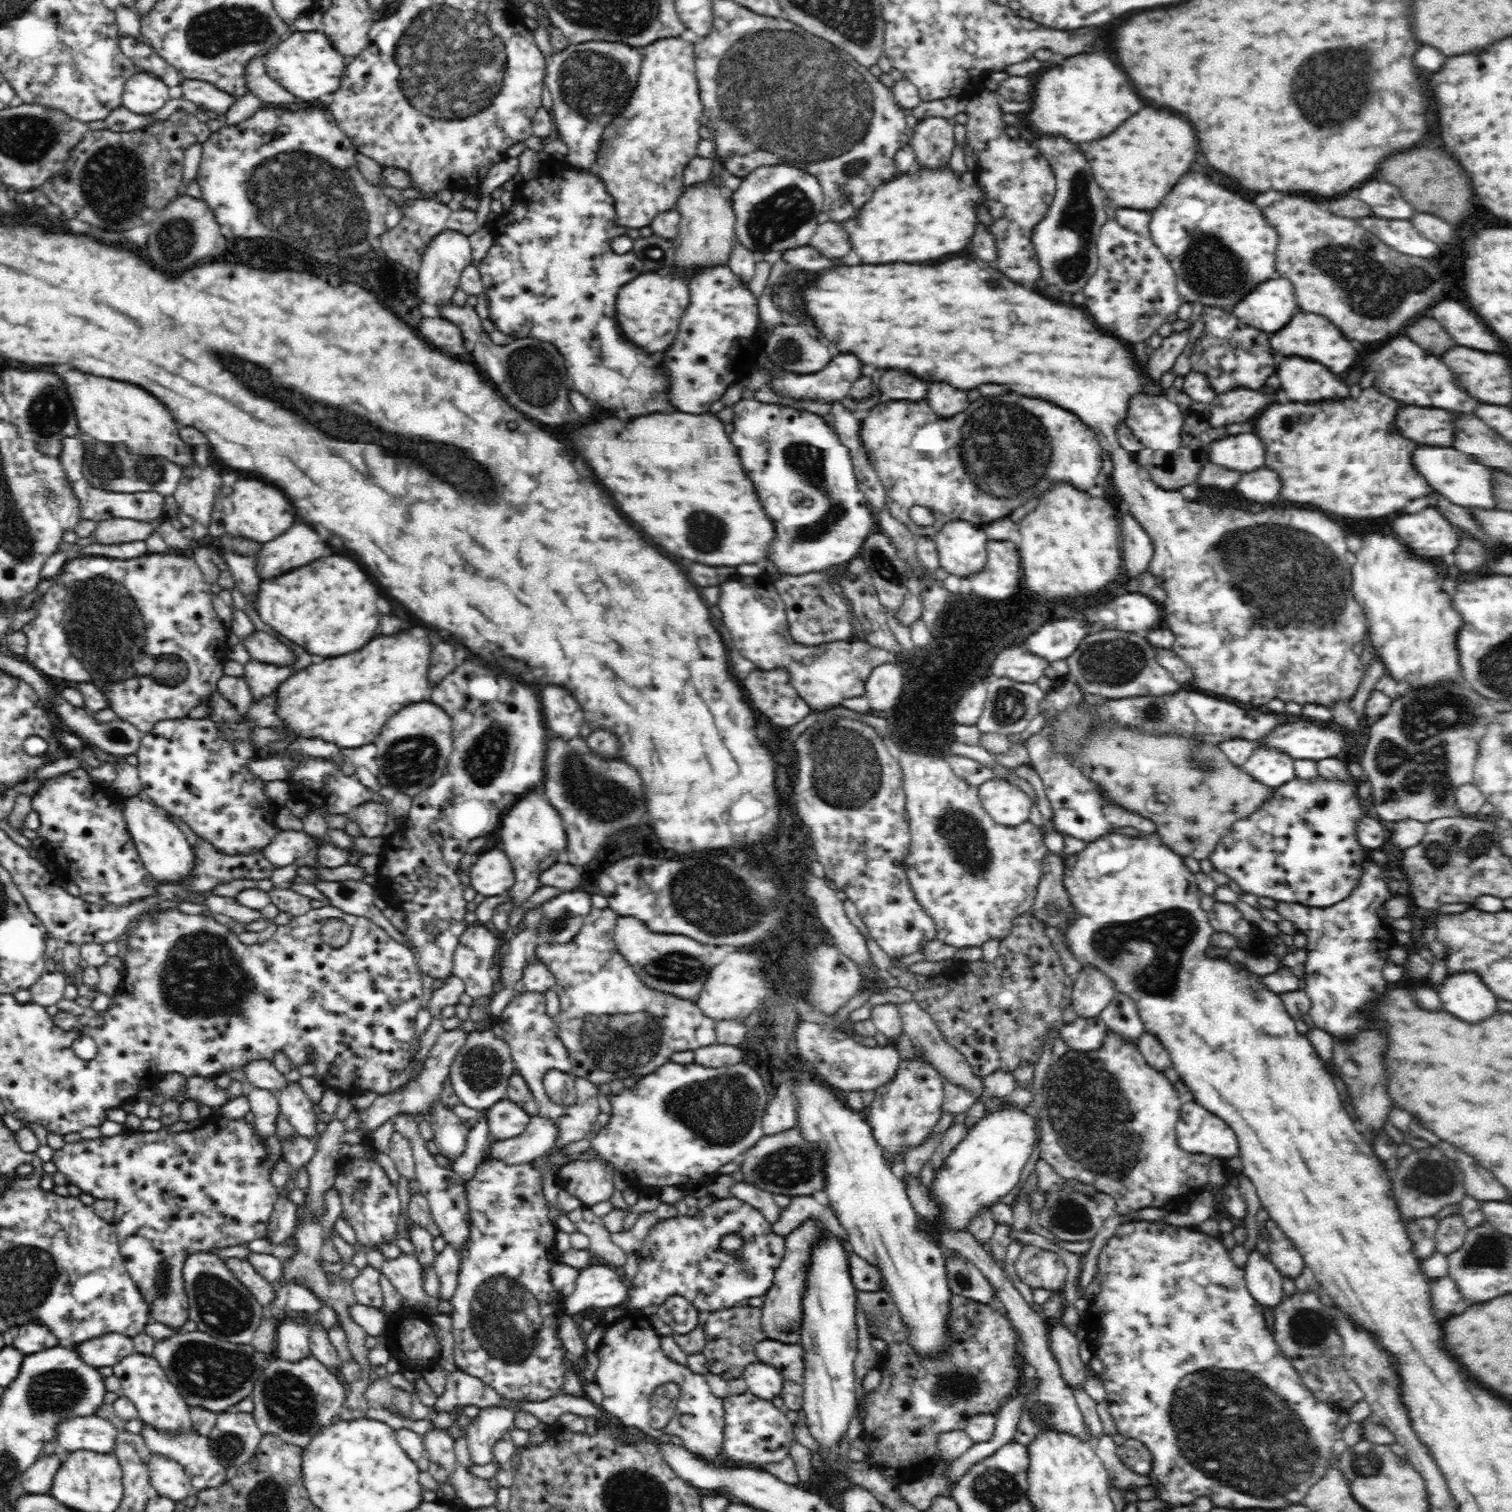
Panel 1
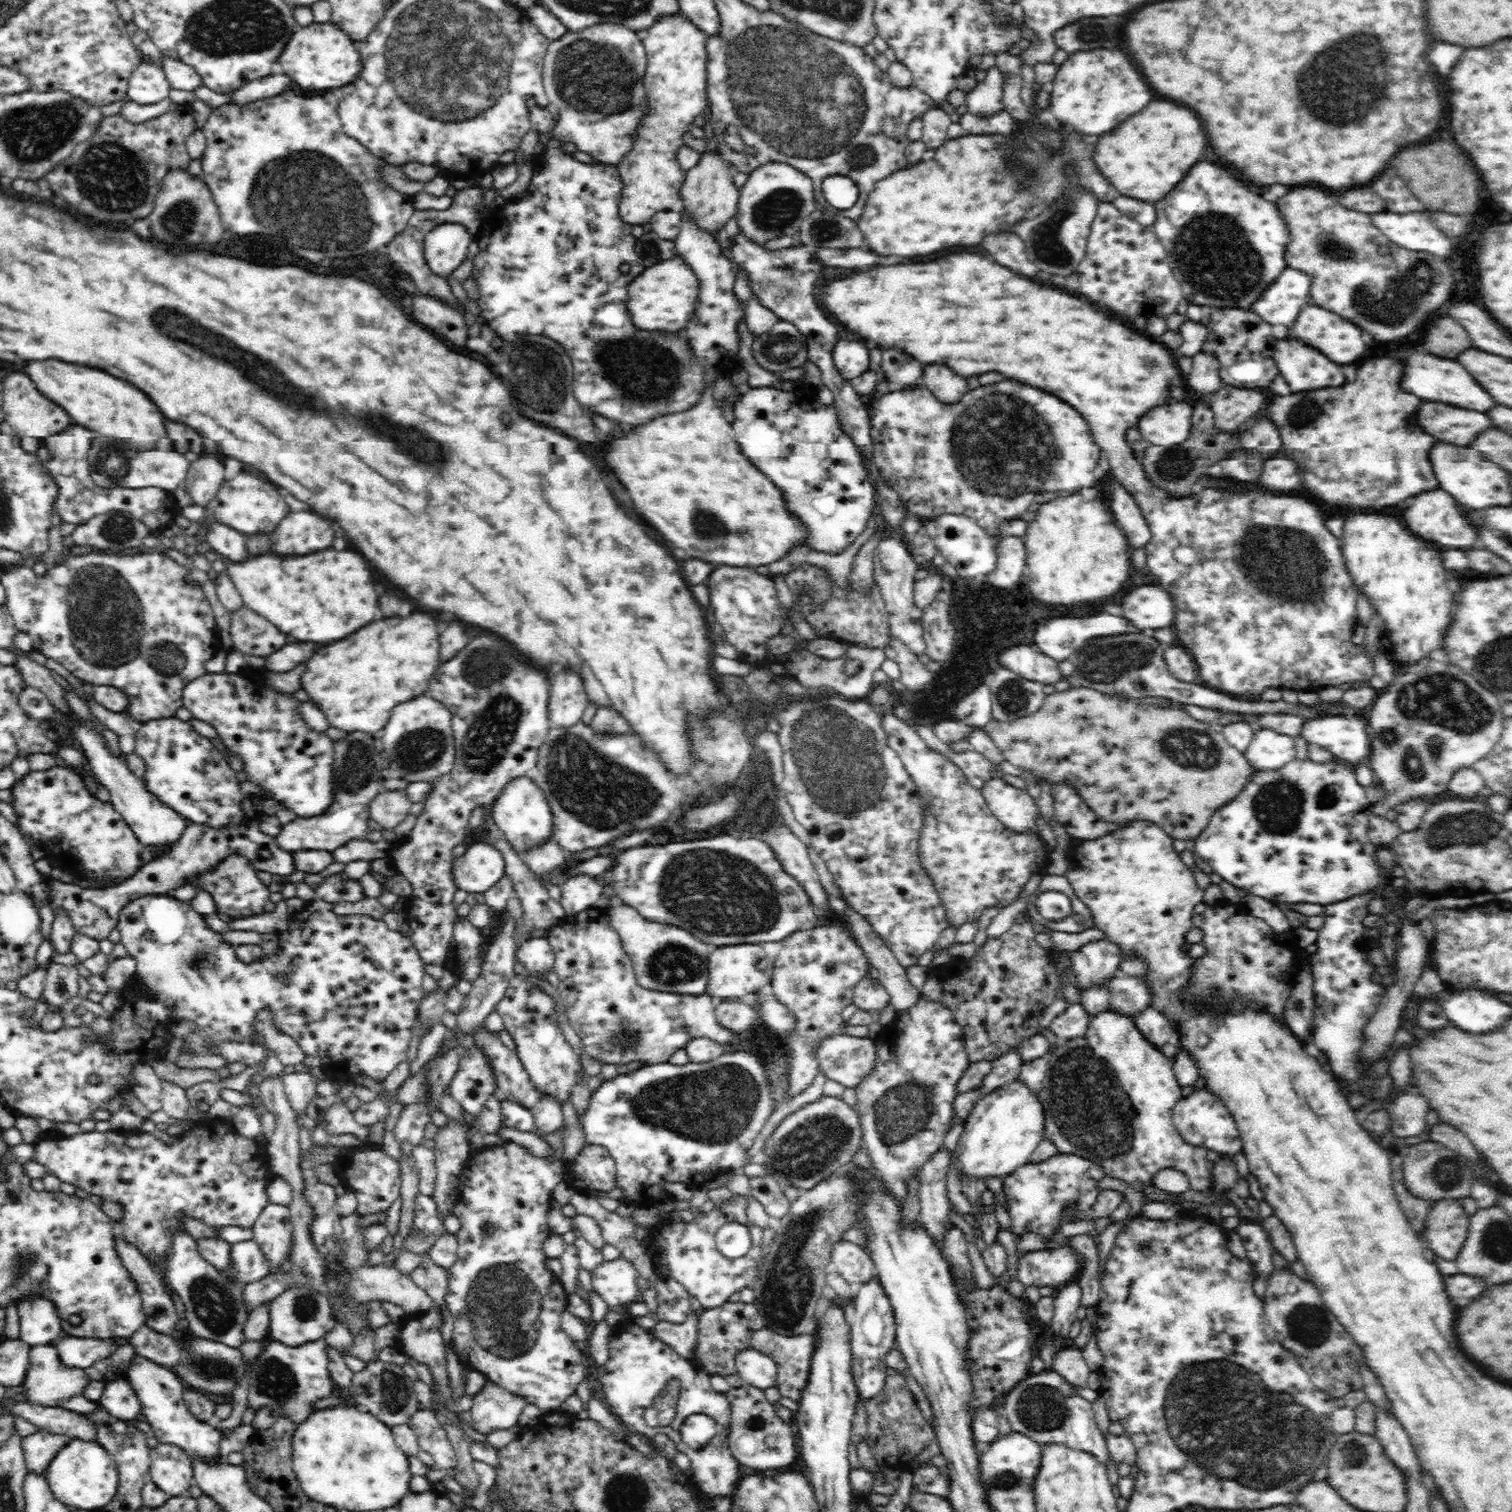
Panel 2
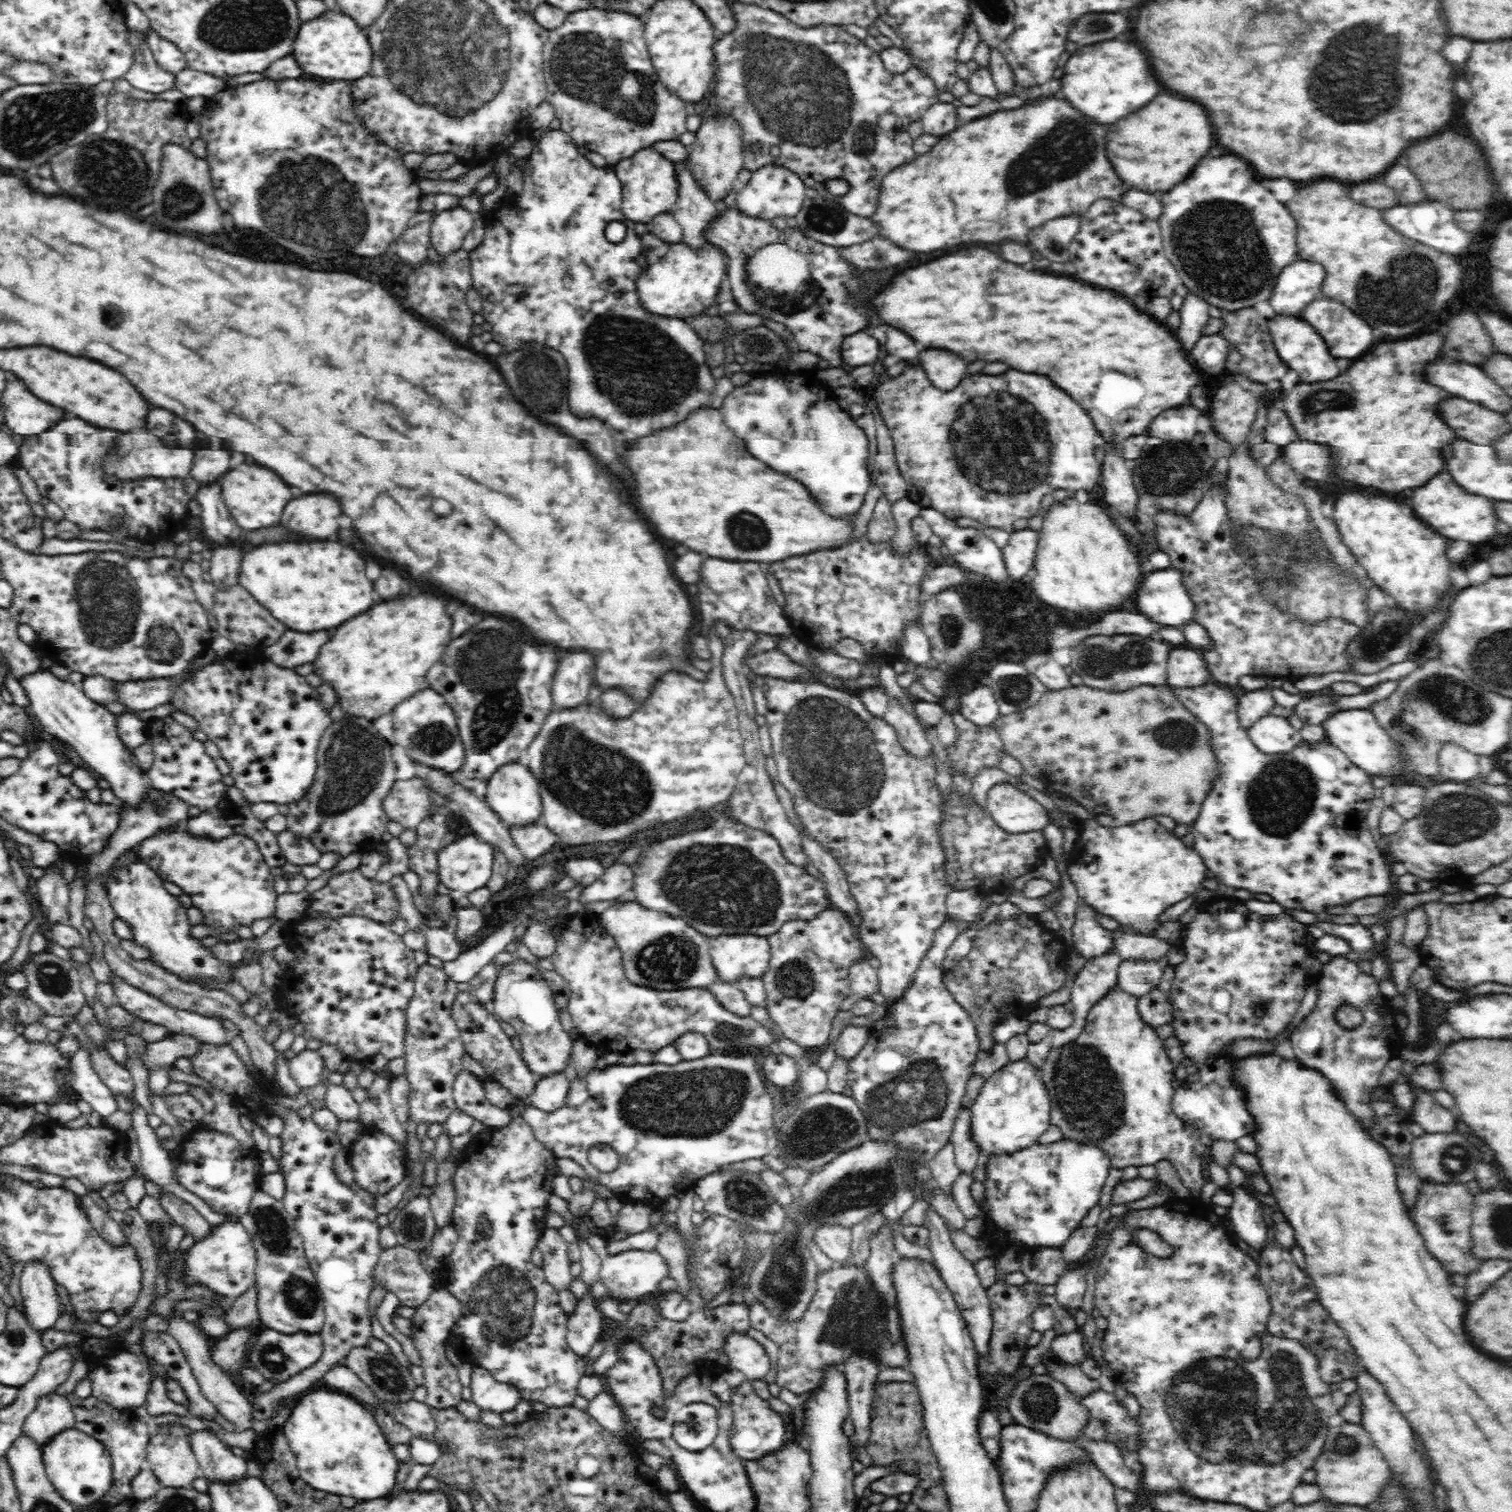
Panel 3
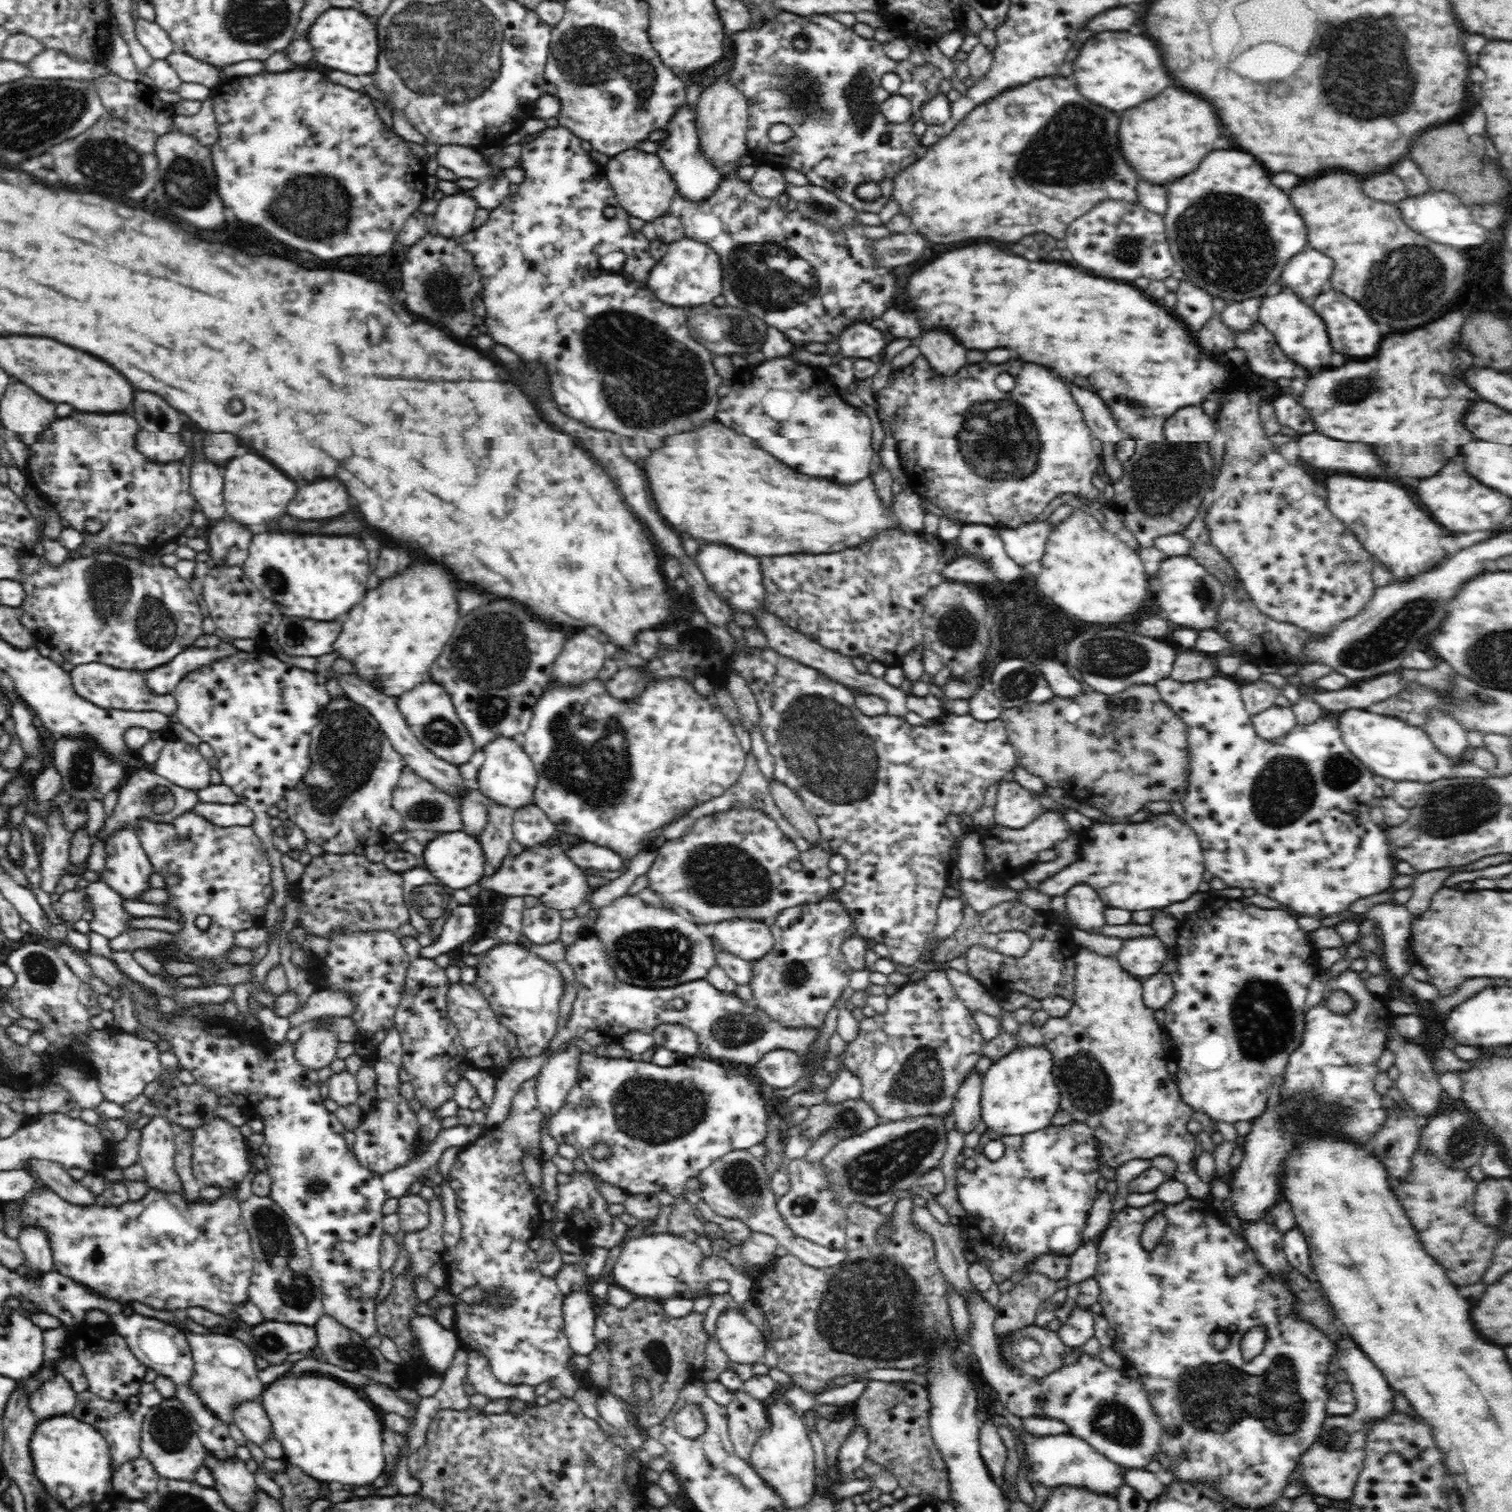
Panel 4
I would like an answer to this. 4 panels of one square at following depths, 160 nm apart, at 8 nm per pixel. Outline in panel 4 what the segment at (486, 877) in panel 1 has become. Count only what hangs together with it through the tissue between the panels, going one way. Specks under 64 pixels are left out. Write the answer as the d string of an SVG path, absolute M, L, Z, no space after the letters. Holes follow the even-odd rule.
M444 831L440 836L430 839L422 850L422 858L426 868L441 885L454 890L466 889L476 884L484 876L484 866L487 861L481 843L461 831Z

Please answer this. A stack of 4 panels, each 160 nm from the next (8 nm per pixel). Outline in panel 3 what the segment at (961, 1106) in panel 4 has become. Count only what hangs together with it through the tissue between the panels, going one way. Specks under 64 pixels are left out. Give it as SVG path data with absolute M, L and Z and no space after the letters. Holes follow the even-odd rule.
M962 1106L956 1113L949 1140L954 1145L956 1164L961 1171L971 1173L977 1166L979 1148L972 1135L972 1109Z

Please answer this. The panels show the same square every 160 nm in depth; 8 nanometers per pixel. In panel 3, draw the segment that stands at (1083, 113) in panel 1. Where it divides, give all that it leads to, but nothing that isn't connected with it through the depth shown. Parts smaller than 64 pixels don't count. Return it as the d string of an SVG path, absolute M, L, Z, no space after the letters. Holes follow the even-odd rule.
M1104 40L1080 48L1069 56L1060 81L1060 92L1074 106L1080 106L1080 110L1092 114L1092 118L1104 124L1136 112L1154 100L1154 96L1158 96L1162 90L1146 52L1138 44L1128 44L1122 40Z

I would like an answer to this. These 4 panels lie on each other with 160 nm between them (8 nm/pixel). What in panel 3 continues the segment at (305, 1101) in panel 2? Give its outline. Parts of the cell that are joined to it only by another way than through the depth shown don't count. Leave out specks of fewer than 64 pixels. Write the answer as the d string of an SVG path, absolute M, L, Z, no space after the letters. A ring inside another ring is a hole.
M305 1048L302 1052L295 1054L289 1062L290 1076L301 1089L320 1084L324 1068L326 1068L326 1060L318 1049Z

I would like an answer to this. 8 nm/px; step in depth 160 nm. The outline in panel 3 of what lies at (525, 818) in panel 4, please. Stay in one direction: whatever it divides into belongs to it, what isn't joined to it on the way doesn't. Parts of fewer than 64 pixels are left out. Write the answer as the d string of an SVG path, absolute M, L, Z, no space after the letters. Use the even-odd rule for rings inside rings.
M542 819L530 824L510 824L509 833L526 861L536 860L560 842L559 836L546 827Z

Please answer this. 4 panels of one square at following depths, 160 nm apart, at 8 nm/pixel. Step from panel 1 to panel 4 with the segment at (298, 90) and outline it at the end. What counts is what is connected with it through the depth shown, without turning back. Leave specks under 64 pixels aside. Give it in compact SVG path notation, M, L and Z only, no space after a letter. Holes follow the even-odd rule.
M330 7L318 20L310 26L308 36L312 38L316 60L322 64L344 70L344 72L361 75L371 75L378 69L378 54L380 54L378 27L372 16L356 8Z

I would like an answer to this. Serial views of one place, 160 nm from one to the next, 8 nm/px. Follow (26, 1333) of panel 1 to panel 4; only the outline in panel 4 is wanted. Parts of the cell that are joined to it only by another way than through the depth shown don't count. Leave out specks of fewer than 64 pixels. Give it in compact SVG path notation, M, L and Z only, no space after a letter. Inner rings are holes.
M28 1226L19 1228L17 1242L21 1246L26 1261L24 1271L30 1275L41 1275L54 1271L51 1235L43 1226Z

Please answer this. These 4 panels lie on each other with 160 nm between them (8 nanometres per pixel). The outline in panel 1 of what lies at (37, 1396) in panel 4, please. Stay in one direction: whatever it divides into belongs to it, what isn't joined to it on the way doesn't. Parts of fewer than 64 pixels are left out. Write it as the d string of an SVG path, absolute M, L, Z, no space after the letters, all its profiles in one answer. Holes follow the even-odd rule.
M59 1450L50 1456L42 1453L23 1474L22 1489L24 1489L24 1494L49 1494L54 1475L60 1465Z

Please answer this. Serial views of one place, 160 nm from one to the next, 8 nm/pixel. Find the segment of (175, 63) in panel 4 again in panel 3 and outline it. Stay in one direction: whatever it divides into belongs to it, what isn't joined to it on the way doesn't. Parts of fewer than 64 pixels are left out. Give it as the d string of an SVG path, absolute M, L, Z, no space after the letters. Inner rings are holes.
M189 65L175 74L175 86L190 97L212 96L224 89L225 84L225 79L191 68Z

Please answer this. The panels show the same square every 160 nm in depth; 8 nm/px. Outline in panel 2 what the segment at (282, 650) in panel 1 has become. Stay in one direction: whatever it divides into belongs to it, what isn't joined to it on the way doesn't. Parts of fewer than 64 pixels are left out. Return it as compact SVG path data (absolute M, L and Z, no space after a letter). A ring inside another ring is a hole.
M246 606L231 617L230 634L236 651L266 658L287 644L287 634Z

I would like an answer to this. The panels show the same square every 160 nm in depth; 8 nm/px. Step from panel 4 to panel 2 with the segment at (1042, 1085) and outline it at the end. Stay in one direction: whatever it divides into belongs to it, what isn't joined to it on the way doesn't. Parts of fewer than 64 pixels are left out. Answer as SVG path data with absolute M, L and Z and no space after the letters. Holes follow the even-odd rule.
M1014 1081L977 1100L964 1120L964 1130L951 1153L958 1178L1002 1179L1030 1161L1042 1141L1046 1114L1038 1098L1022 1082Z

